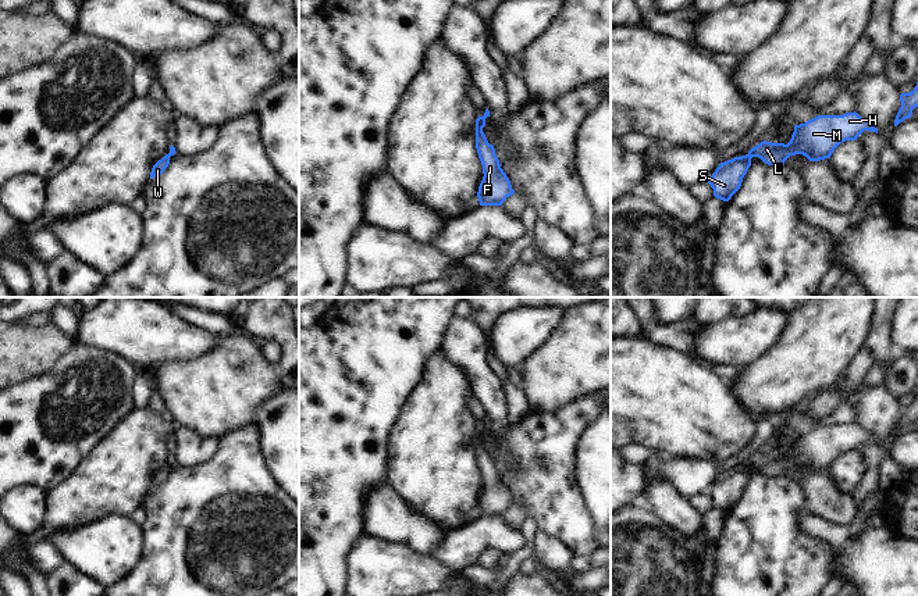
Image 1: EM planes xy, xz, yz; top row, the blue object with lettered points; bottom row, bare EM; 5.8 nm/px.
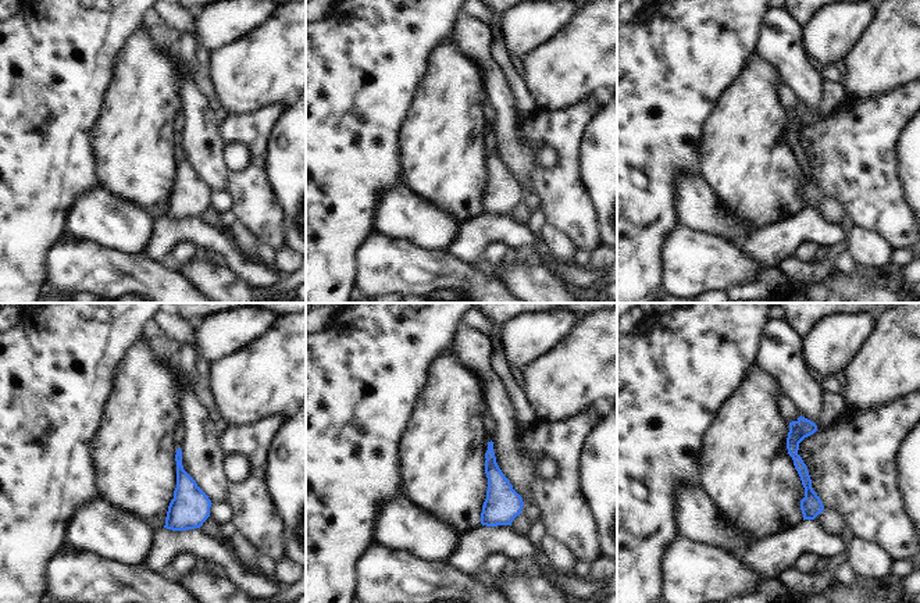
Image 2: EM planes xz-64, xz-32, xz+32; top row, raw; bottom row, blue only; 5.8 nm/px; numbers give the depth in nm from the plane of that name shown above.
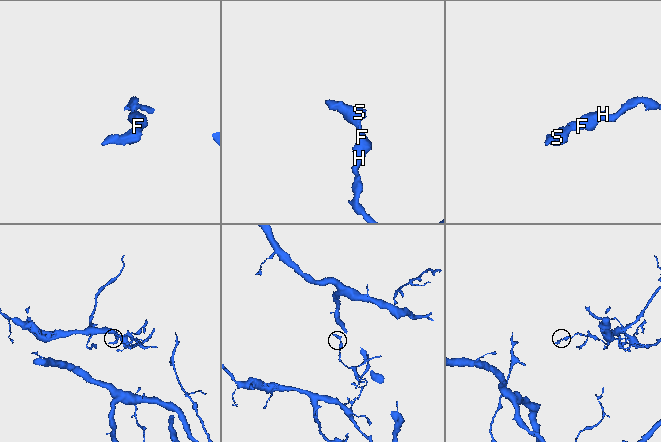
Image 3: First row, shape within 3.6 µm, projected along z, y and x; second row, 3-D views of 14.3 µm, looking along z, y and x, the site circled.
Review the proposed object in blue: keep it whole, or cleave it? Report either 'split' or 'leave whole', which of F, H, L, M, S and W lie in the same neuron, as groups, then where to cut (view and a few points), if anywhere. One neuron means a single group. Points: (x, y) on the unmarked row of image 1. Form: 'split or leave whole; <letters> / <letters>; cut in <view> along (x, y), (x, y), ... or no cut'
leave whole; F H L M S W; no cut

